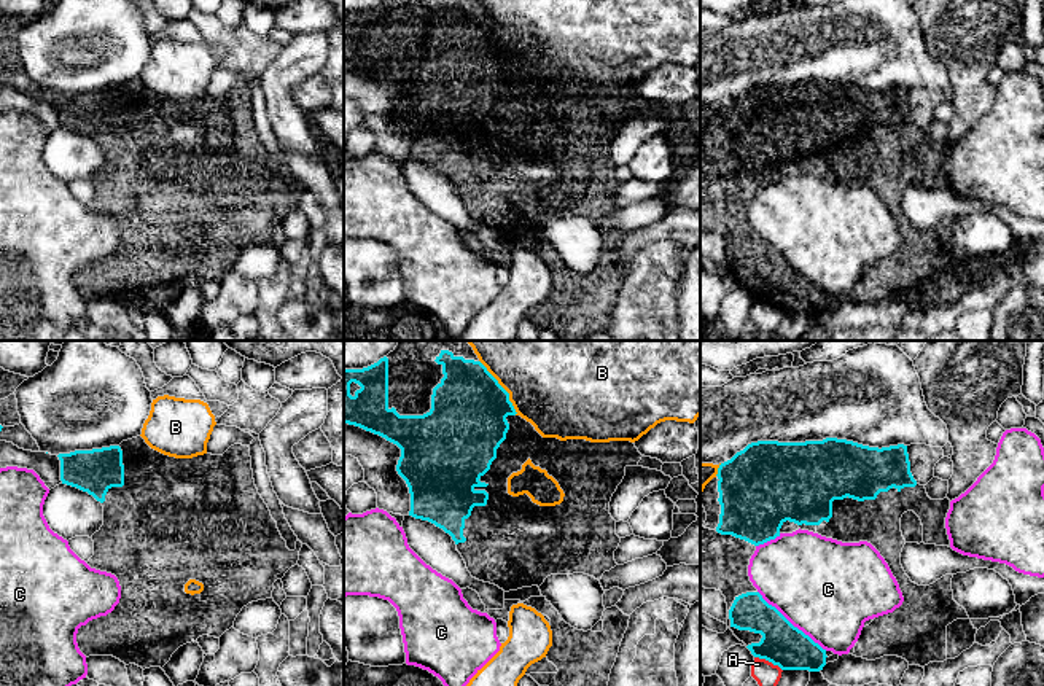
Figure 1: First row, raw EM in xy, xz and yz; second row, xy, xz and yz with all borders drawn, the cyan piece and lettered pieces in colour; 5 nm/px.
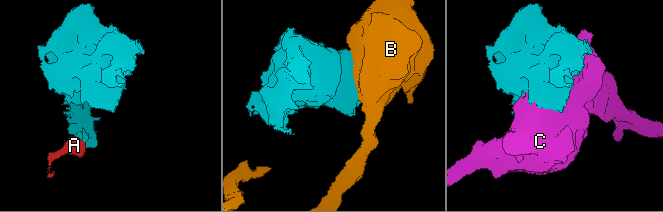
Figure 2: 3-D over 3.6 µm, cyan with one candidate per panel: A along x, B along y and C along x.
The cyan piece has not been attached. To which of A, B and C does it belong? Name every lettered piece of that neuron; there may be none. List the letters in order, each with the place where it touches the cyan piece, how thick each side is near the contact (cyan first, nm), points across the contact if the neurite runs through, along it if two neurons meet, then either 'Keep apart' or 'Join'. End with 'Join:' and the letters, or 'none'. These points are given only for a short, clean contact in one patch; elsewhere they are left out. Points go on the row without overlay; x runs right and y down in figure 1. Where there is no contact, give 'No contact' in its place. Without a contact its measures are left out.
A: Touches cyan at yz (769, 304). Thickness 220 nm (cyan) against 130 nm. Boundary: yz (755, 300), (771, 304), (782, 314). Keep apart
B: Touches cyan at xz (502, 31). Thickness 400 nm (cyan) against 360 nm. Keep apart
C: Touches cyan at yz (790, 266). Thickness 220 nm (cyan) against 500 nm. Keep apart
Join: none

